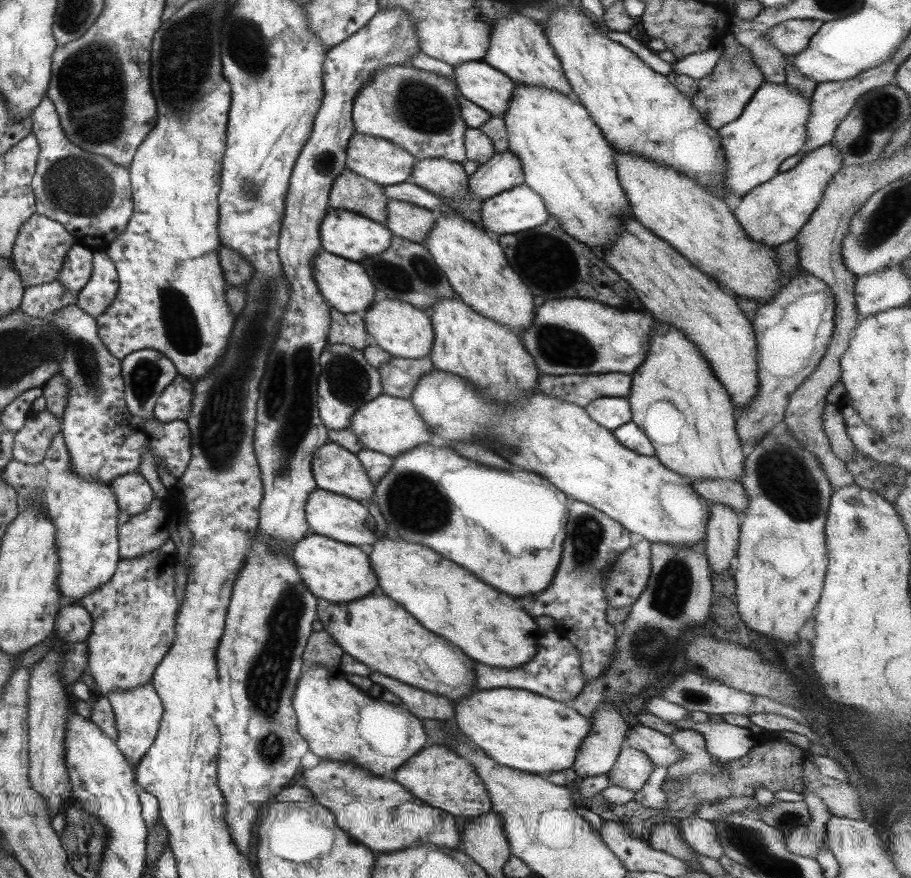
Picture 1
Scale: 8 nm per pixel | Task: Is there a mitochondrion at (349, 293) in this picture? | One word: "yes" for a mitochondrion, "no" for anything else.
no

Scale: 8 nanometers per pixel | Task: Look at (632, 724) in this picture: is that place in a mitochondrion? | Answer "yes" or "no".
no

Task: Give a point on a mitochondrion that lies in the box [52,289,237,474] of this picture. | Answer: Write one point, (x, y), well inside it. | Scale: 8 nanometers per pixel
(83, 351)

